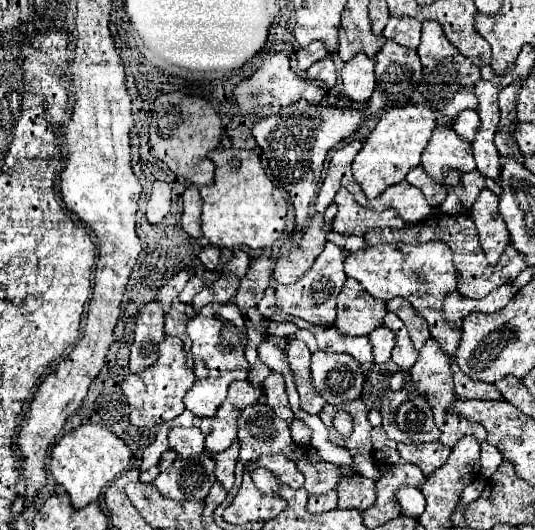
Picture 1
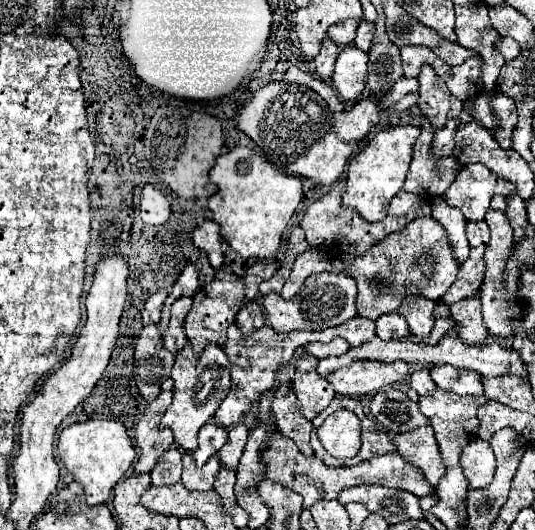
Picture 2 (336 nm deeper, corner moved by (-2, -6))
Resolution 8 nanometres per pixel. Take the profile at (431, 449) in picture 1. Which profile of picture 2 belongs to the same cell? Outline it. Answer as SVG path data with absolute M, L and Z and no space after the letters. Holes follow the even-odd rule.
M420 426L416 430L408 430L404 434L398 434L394 438L394 444L398 446L398 452L418 466L426 480L436 486L438 478L446 474L446 468L442 466L442 460L438 458L438 444L434 442L434 434L430 426Z

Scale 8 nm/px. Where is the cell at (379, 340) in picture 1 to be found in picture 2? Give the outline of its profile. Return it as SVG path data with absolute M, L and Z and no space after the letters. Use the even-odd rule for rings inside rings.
M392 312L392 314L386 314L376 320L376 334L386 340L404 338L404 336L408 336L408 324L402 318L402 314Z

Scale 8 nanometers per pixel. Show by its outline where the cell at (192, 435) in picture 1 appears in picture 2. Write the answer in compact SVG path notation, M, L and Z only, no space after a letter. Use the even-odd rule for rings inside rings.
M208 422L206 426L202 426L202 430L198 434L198 450L192 452L196 466L204 466L206 460L226 444L226 440L228 440L228 434L222 426L218 426L214 422Z

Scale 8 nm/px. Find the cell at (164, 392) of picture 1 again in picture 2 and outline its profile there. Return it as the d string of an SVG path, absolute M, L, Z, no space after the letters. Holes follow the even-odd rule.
M172 390L160 392L160 396L146 408L144 416L140 418L138 426L136 426L136 446L140 448L140 456L136 460L134 466L134 474L146 474L152 472L152 468L156 466L158 458L172 448L174 438L170 434L170 430L160 430L160 420L166 412L166 408L172 402Z

